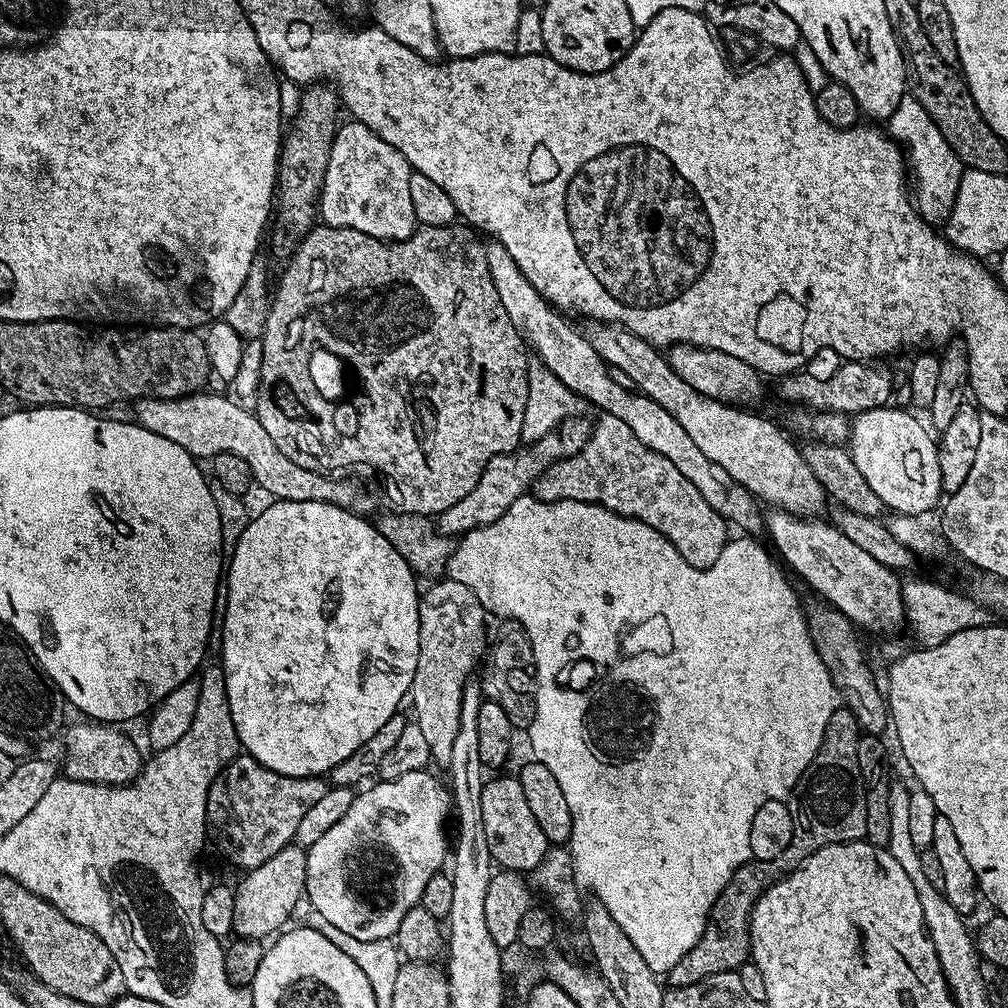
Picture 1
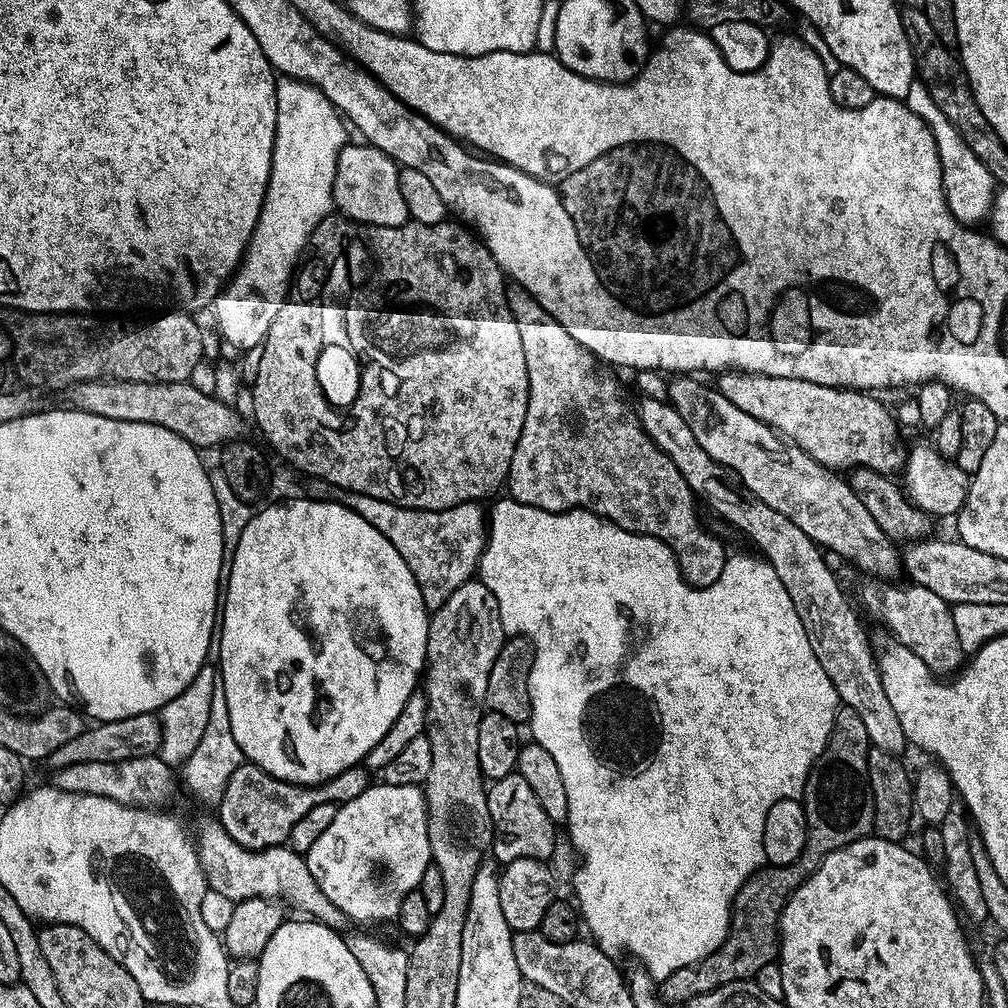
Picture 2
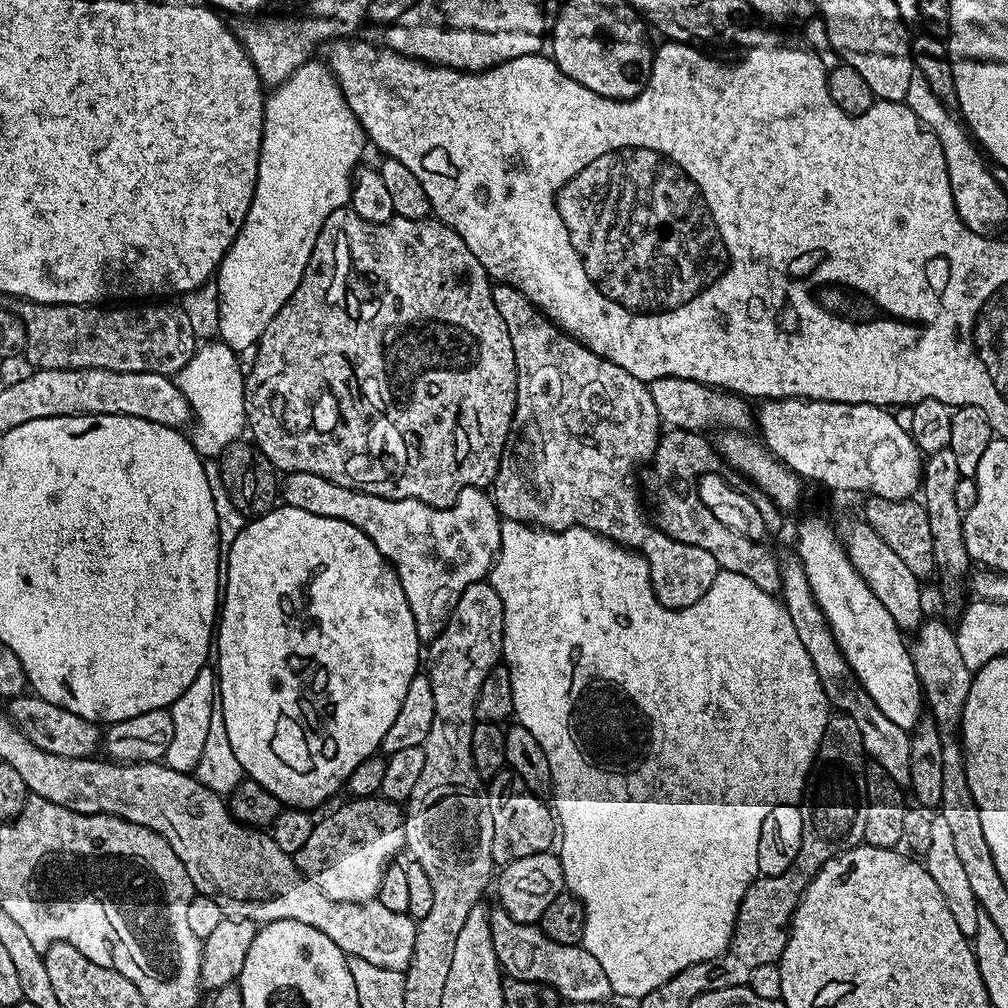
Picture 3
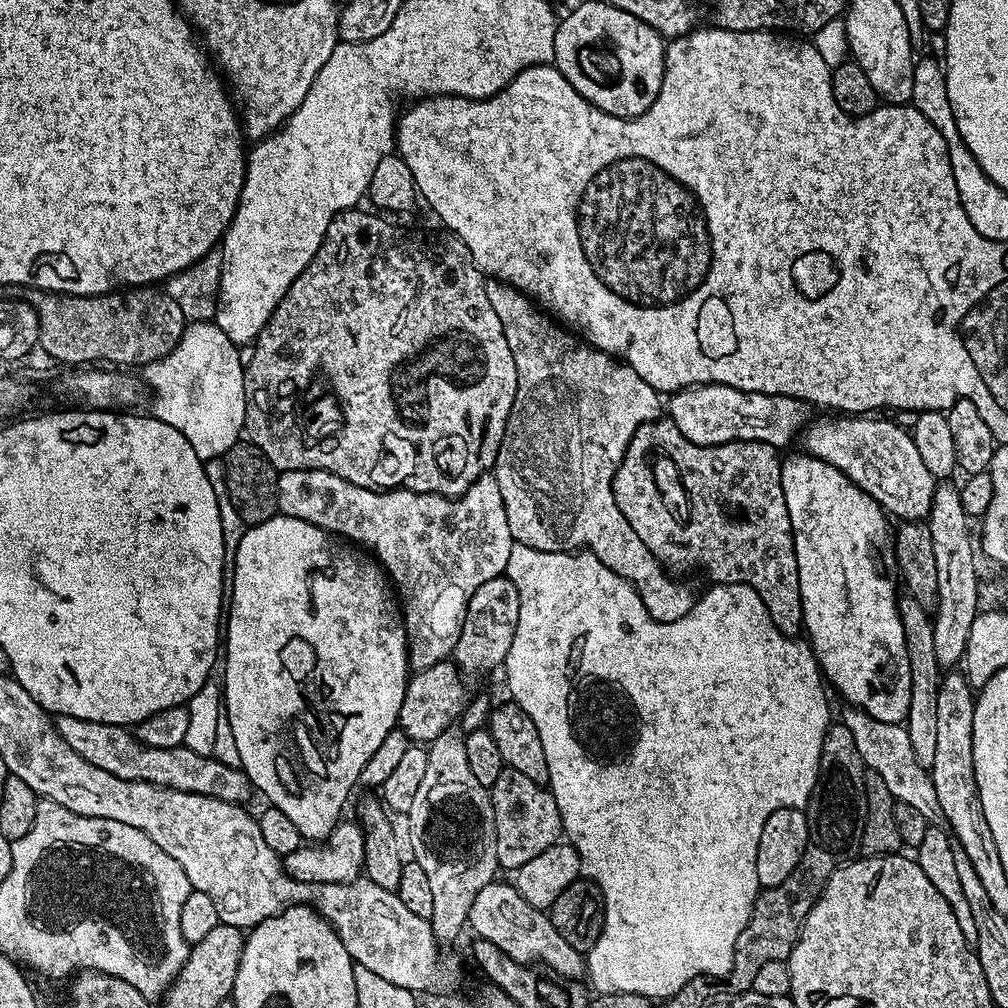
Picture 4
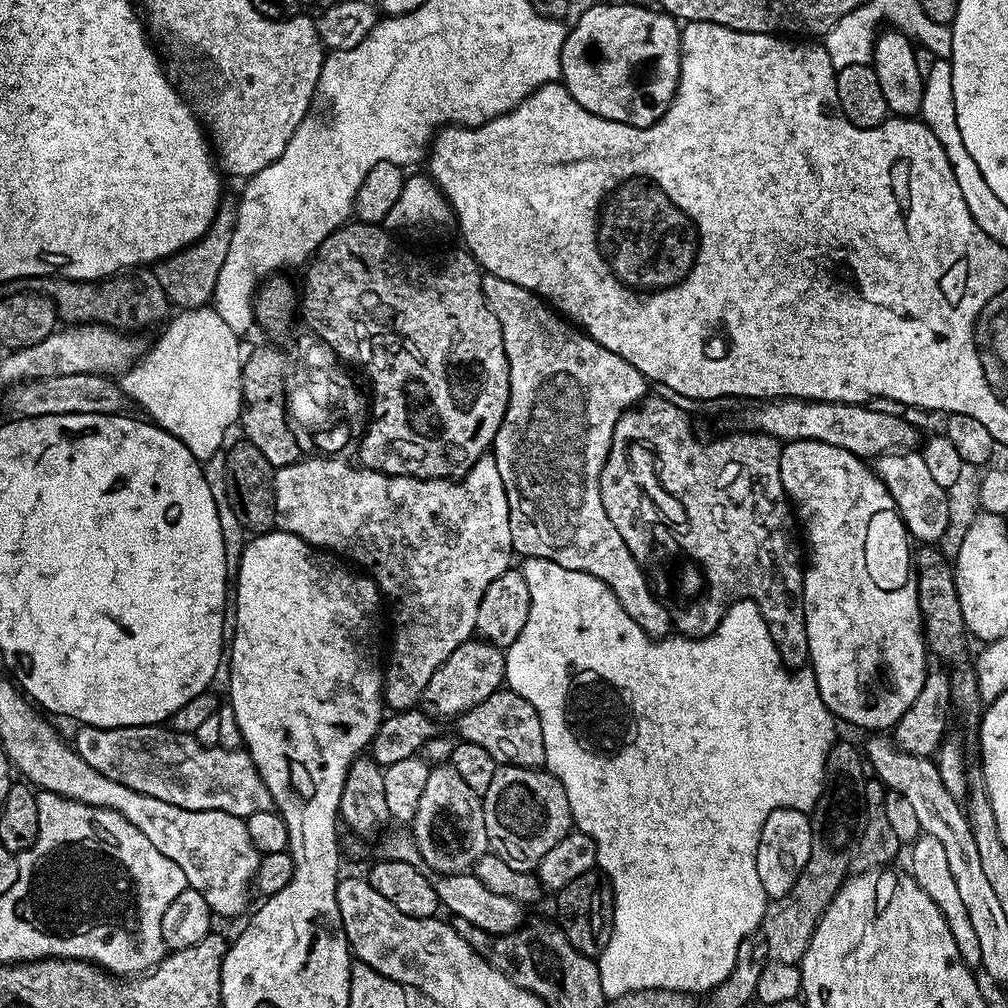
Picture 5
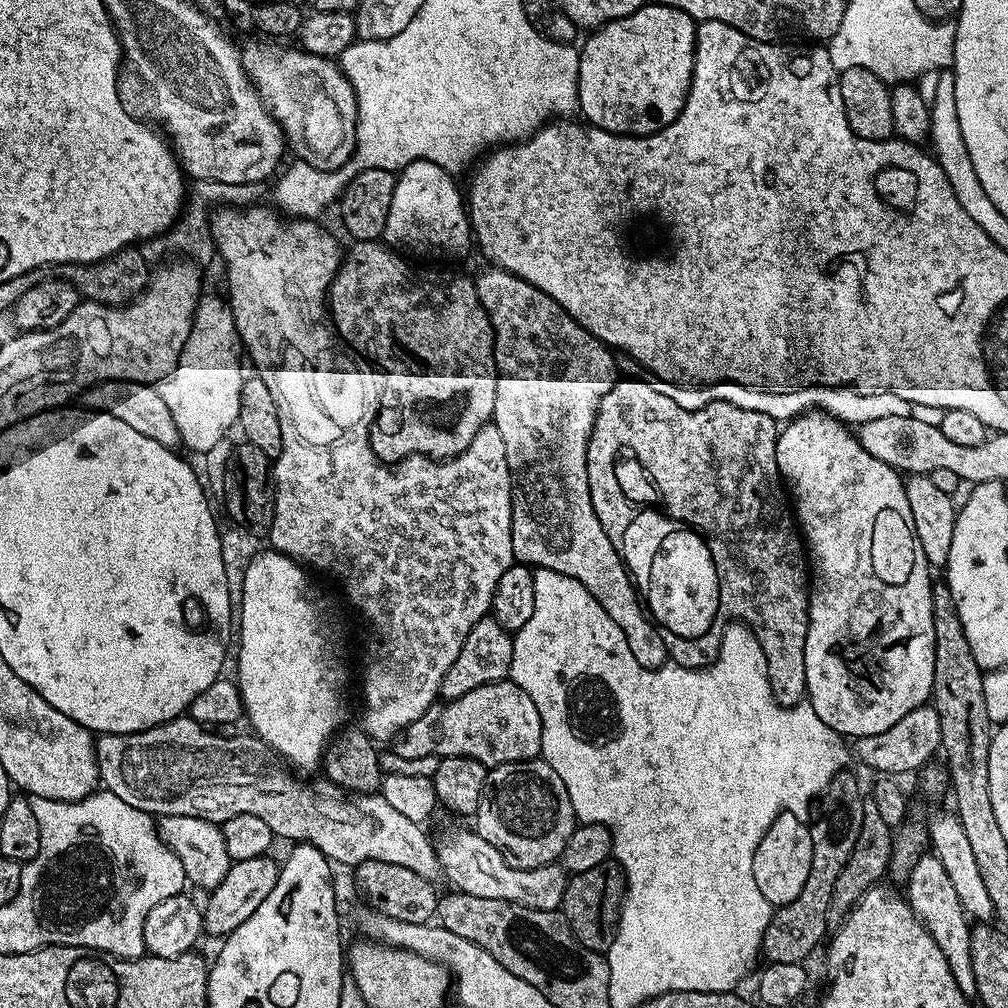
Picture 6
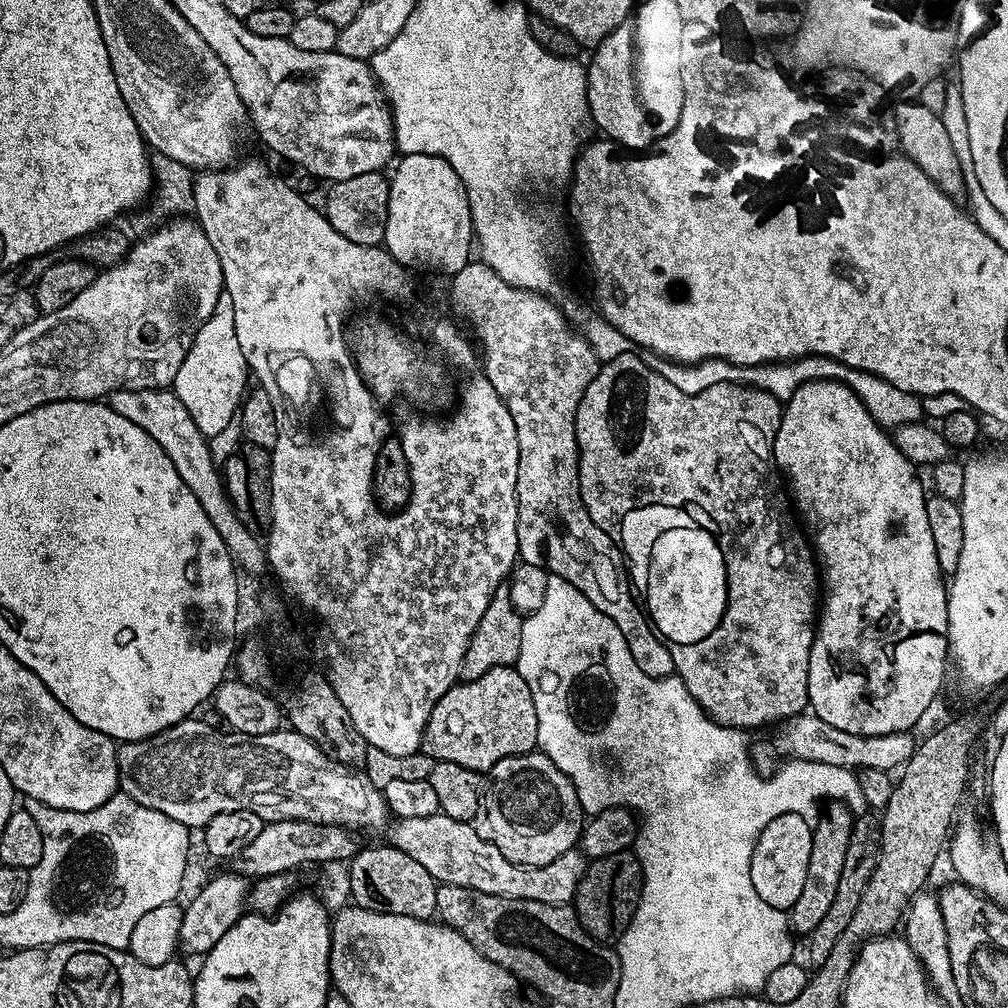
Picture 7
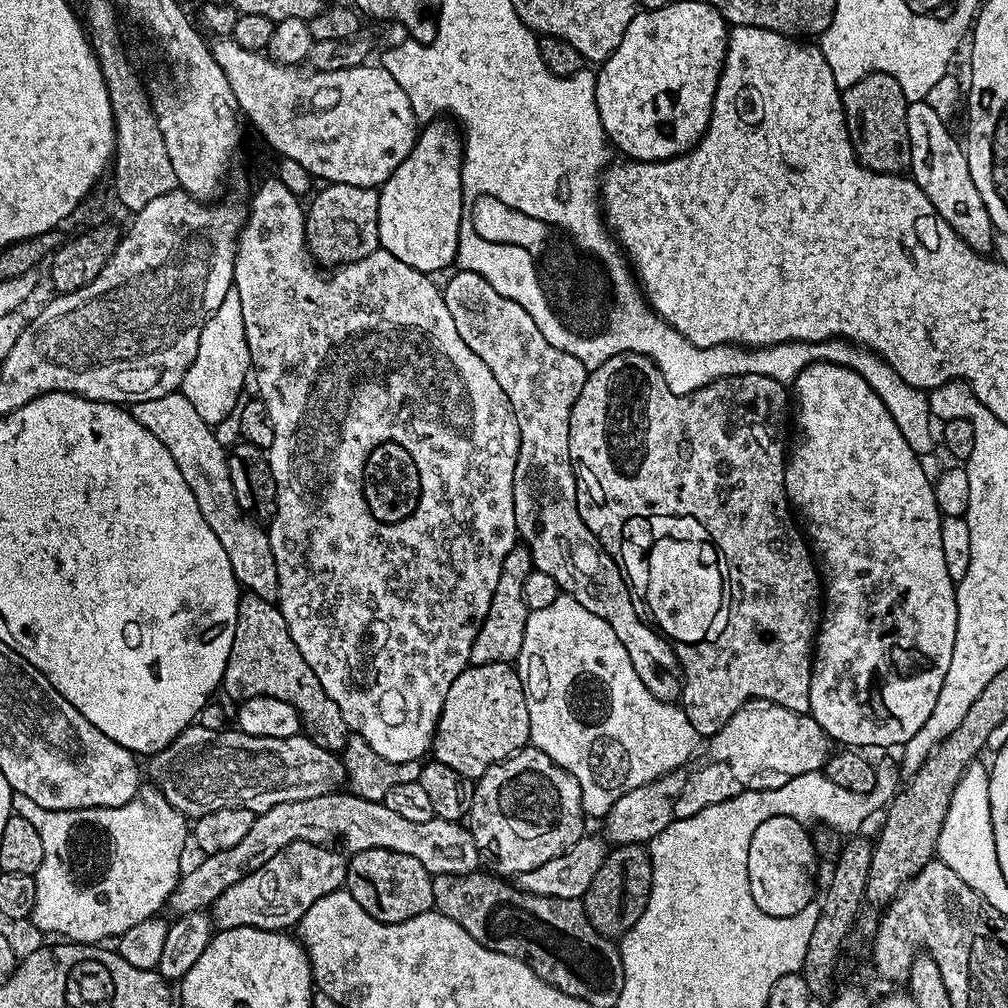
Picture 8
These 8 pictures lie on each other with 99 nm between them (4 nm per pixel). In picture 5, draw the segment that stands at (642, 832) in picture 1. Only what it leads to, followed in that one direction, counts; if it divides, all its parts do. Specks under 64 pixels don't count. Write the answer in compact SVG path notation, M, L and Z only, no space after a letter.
M533 556L527 557L523 564L526 586L530 588L530 614L526 614L522 634L518 634L504 652L504 678L511 691L534 706L542 722L547 771L562 782L562 790L566 790L566 798L570 802L573 825L596 843L599 871L612 885L612 903L616 906L612 915L612 933L606 950L602 950L598 957L604 995L611 998L647 988L707 994L728 979L742 942L760 925L770 903L766 890L762 890L762 878L758 878L758 842L762 826L766 818L779 808L811 813L816 807L826 783L824 767L832 745L838 740L837 721L826 702L822 702L822 694L818 694L818 682L811 667L795 671L785 668L768 623L753 600L737 600L735 604L729 604L720 625L709 636L693 638L669 634L653 638L645 634L630 614L626 614L610 586L594 578L594 574L566 570L566 566L558 566L558 562Z

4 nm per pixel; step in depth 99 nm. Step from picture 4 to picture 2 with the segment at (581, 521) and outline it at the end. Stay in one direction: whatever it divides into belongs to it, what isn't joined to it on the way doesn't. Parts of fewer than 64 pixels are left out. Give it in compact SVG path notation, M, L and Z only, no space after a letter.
M512 286L507 289L506 295L508 312L514 318L522 338L528 375L526 422L522 422L522 434L508 467L507 495L518 503L546 512L569 512L572 508L584 508L622 530L653 536L672 549L676 565L687 584L693 588L705 588L713 584L724 569L726 551L710 533L700 529L696 512L692 509L692 491L682 478L678 466L674 466L667 454L660 451L645 434L637 413L628 409L619 390L610 381L595 376L588 369L590 353L574 342L574 338L566 334L564 327L529 292Z

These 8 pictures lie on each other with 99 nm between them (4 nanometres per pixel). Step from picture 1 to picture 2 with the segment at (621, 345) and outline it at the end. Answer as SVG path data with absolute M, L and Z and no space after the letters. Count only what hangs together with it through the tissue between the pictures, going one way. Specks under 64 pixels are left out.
M678 374L674 377L671 377L667 381L667 399L672 408L676 409L678 414L682 417L682 420L686 422L686 426L689 427L691 434L694 436L694 440L698 442L699 448L706 451L712 461L714 461L721 468L727 470L729 473L732 473L737 481L743 486L743 489L753 498L758 501L763 502L766 506L770 506L770 510L778 510L778 514L782 514L782 518L788 518L790 522L794 522L794 526L798 526L798 530L802 530L802 534L806 534L806 538L810 538L812 543L819 546L821 549L833 552L836 556L841 556L844 560L849 560L856 568L861 568L864 572L869 572L872 576L888 576L884 578L892 578L892 576L897 571L901 571L902 564L898 559L897 553L896 556L892 553L893 545L888 543L885 540L884 531L878 526L878 522L874 522L874 518L870 518L870 514L867 513L866 508L862 506L862 502L858 502L858 498L848 486L848 481L843 475L837 474L831 468L824 468L818 461L814 458L810 458L810 454L806 454L801 451L800 448L793 448L787 440L781 438L779 433L773 431L772 428L766 427L764 423L752 418L750 414L738 410L731 402L728 402L724 396L722 396L717 389L713 387L706 387L702 383L696 381L695 377L692 377L688 374Z

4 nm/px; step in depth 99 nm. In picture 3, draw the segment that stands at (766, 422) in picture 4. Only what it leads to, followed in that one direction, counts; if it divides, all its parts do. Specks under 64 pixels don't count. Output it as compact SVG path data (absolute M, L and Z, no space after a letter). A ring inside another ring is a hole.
M658 378L649 381L651 398L658 409L661 421L678 428L680 432L699 432L706 428L725 430L749 431L754 424L754 410L747 399L724 390L711 388L707 384L698 383L694 379ZM751 426L751 428L750 428Z

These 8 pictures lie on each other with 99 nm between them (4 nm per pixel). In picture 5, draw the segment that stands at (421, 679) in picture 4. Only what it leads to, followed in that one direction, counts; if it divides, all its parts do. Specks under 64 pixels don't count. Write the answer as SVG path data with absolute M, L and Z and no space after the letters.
M479 638L462 642L462 646L458 646L454 654L450 654L434 674L430 674L430 682L426 682L426 690L422 690L420 695L419 711L433 718L458 718L466 710L478 706L478 702L486 702L490 694L501 691L505 670L504 652L496 644Z

